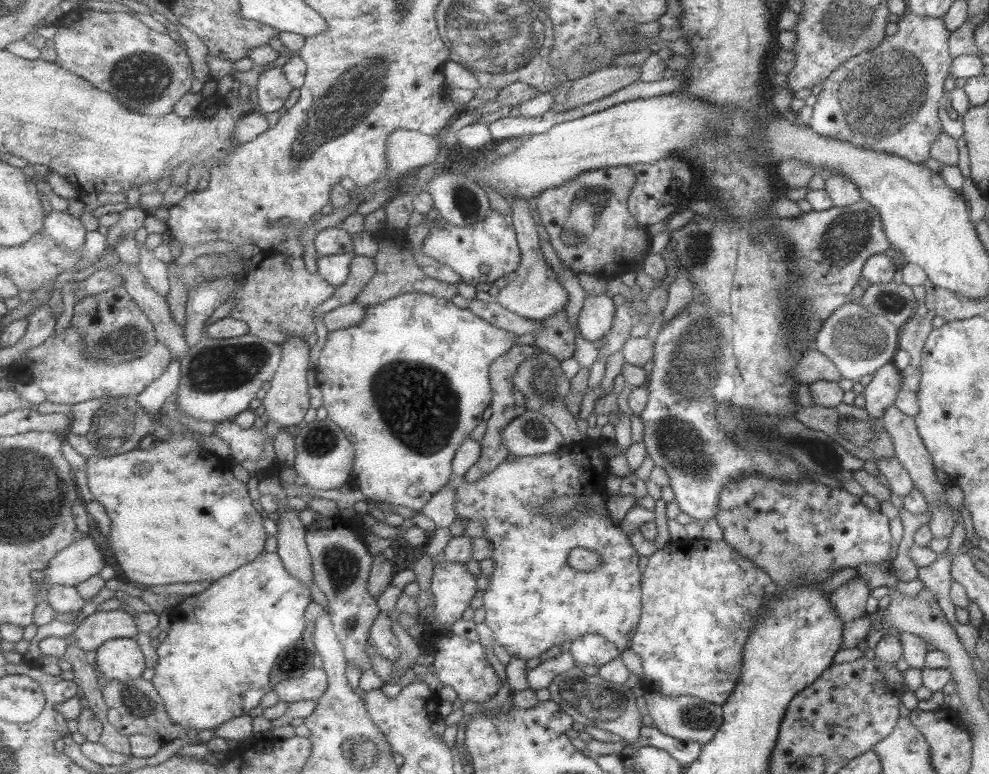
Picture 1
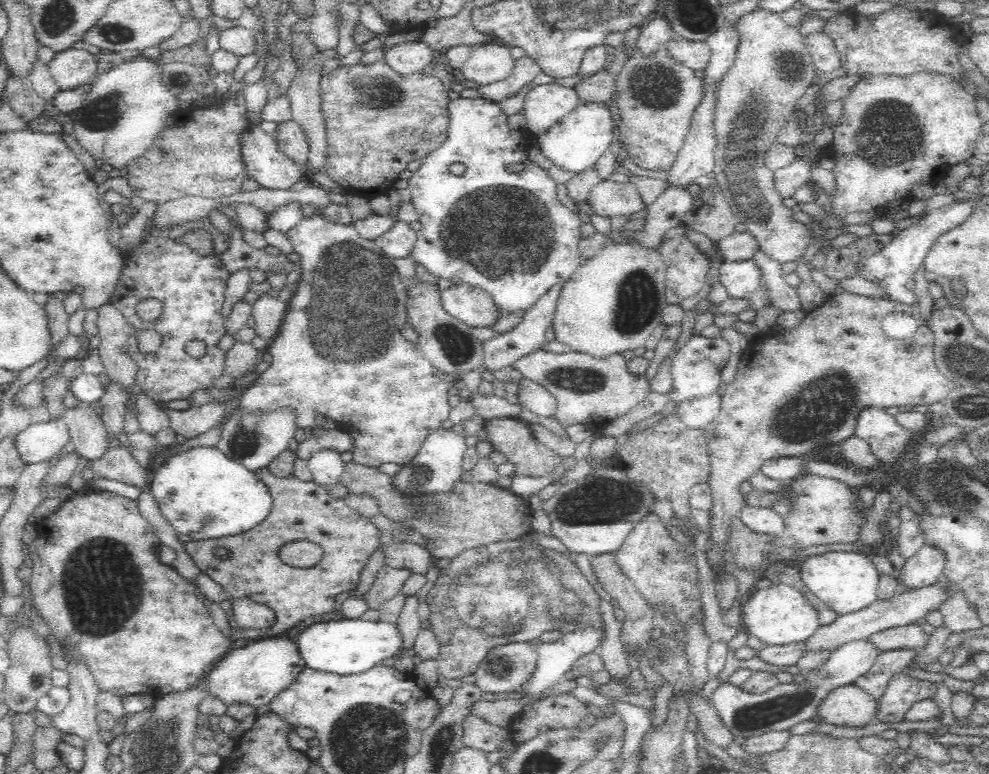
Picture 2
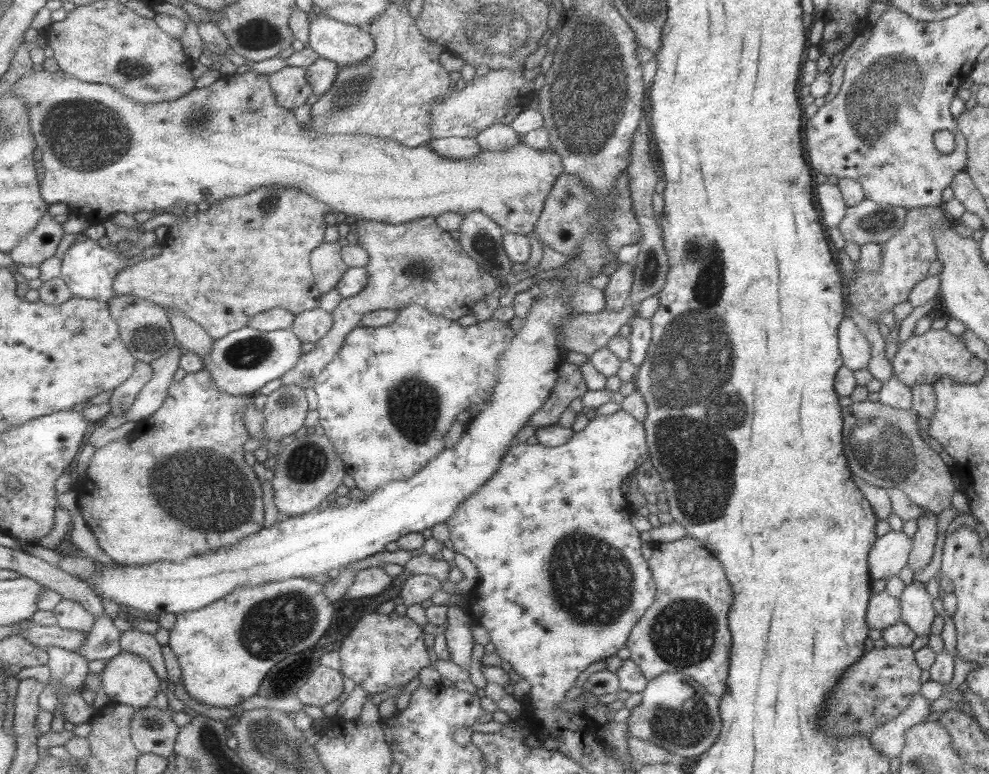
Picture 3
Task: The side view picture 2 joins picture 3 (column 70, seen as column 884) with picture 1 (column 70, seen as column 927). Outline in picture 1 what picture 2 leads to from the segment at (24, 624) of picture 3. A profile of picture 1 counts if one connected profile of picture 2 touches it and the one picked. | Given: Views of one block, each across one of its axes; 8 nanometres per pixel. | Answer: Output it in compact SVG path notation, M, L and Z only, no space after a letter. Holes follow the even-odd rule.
M115 607L90 615L68 636L68 639L70 643L74 642L90 652L98 650L112 638L135 638L139 632L140 625L135 613L130 614Z

